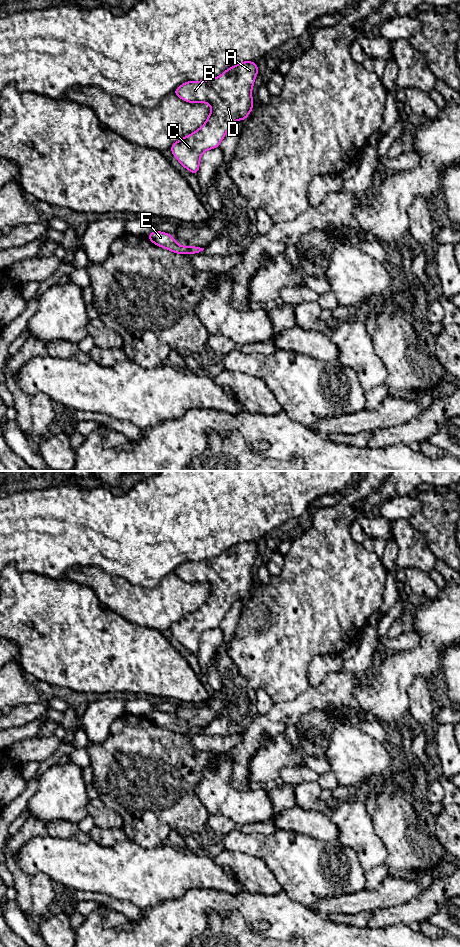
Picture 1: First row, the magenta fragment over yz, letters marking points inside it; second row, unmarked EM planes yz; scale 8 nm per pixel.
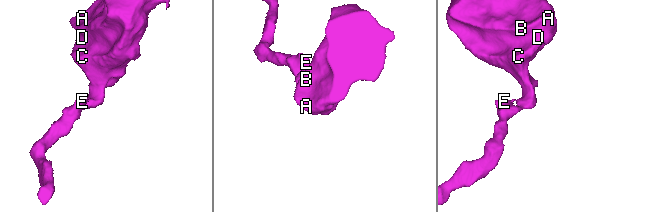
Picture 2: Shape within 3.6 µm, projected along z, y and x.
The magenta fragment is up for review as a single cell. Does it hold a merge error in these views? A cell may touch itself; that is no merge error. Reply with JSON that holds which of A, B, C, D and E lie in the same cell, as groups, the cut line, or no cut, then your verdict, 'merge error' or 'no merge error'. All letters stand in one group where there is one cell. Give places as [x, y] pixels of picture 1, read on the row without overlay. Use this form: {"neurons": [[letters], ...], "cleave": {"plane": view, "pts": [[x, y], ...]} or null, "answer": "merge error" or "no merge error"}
{"neurons": [["A", "B", "C", "D", "E"]], "cleave": null, "answer": "no merge error"}

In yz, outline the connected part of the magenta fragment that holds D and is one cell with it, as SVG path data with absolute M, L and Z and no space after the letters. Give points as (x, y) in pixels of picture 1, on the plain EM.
M243 541L216 558L187 561L174 570L185 582L211 586L206 602L170 627L173 636L194 655L198 654L202 634L218 628L232 604L249 596L254 587L252 568L258 552L256 542Z

